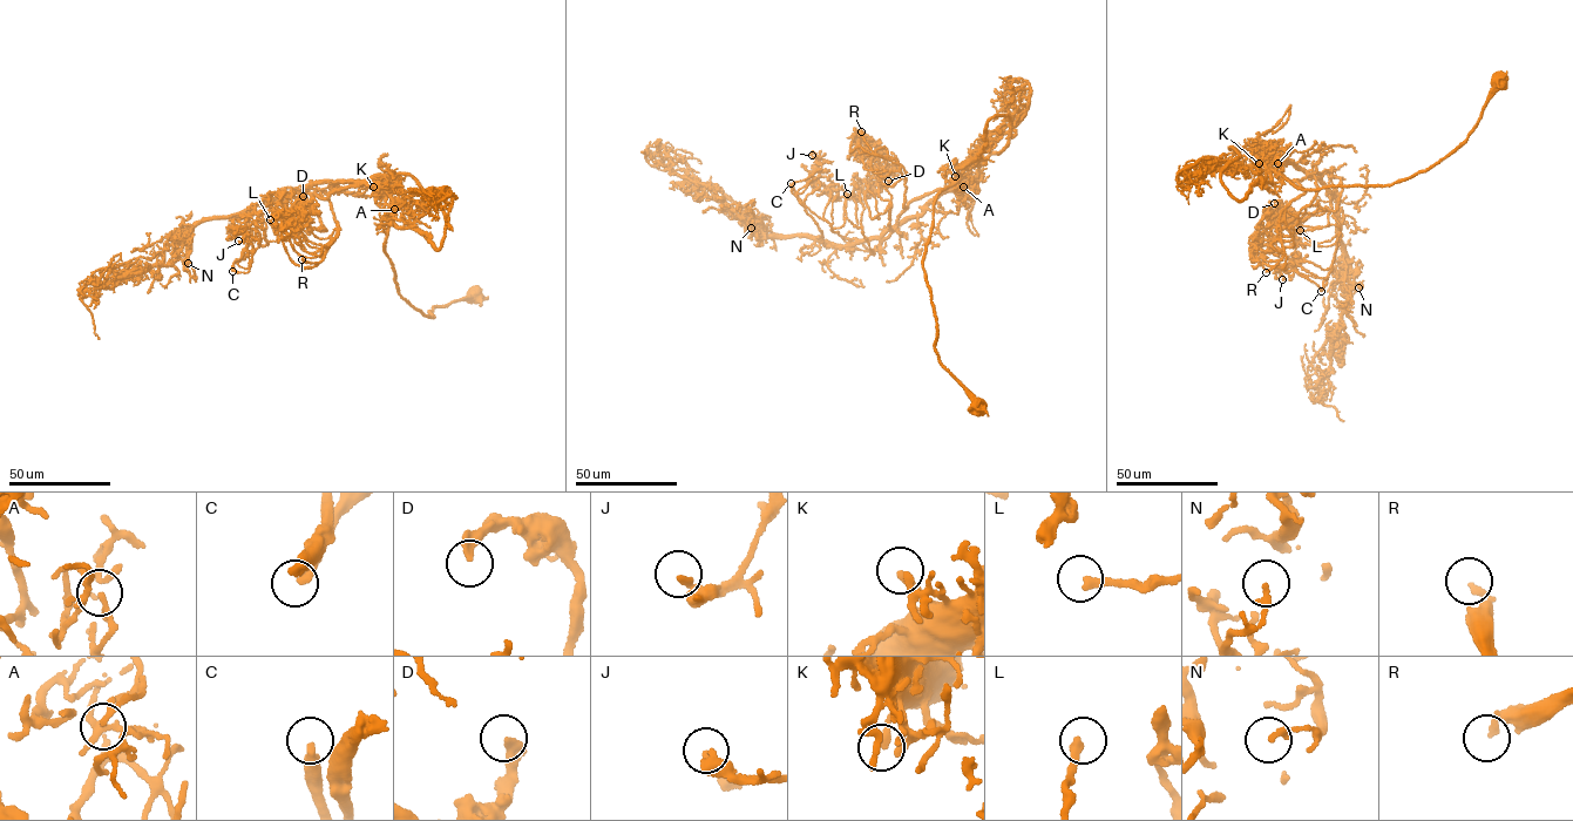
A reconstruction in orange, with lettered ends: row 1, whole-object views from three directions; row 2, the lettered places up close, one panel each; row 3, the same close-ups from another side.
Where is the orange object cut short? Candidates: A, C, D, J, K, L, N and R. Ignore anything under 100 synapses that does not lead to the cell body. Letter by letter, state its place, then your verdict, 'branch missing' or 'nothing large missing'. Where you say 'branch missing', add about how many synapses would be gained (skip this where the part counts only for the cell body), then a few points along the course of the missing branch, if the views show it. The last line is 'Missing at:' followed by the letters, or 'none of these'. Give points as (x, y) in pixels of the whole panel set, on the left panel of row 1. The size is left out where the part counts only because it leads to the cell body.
A: at (394, 209); nothing large missing
C: at (232, 271); branch missing; about 600 synapses; missing branch runs (232, 271), (231, 276), (250, 286), (263, 282), (265, 260), (256, 245), (258, 231), (262, 233)
D: at (303, 196); nothing large missing
J: at (238, 241); nothing large missing
K: at (373, 187); nothing large missing
L: at (270, 219); branch missing; about 140 synapses; missing branch runs (270, 219), (270, 210), (263, 199), (259, 201)
N: at (188, 263); nothing large missing
R: at (302, 259); branch missing; about 950 synapses; missing branch runs (302, 259), (286, 257), (269, 248), (266, 232), (266, 245), (262, 249), (262, 239)
Missing at: C, L, R

